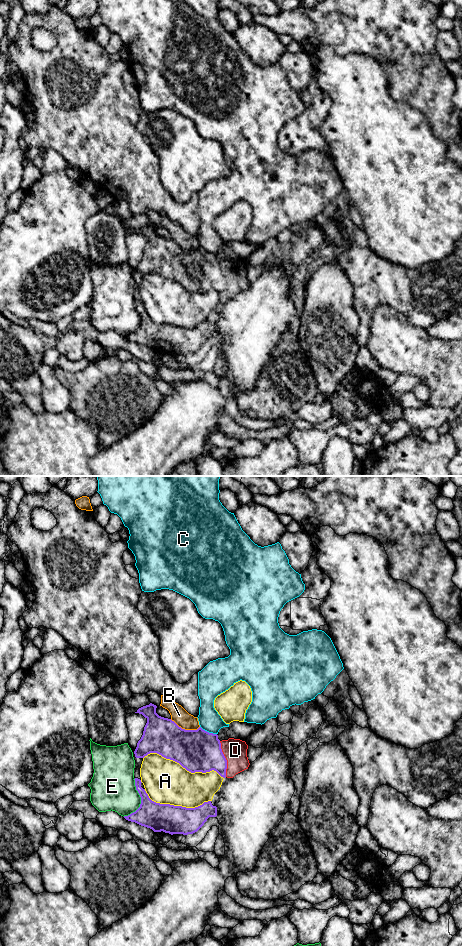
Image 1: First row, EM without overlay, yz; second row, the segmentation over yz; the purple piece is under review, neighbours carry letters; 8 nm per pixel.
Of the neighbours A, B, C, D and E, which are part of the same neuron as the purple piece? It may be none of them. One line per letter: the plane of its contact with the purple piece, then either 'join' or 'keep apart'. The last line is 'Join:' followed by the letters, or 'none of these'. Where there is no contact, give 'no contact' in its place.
A: meets purple in yz; keep apart
B: meets purple in yz; keep apart
C: meets purple in yz; keep apart
D: meets purple in yz; join
E: meets purple in yz; keep apart
Join: D

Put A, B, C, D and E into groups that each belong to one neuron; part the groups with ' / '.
A / B / C / D / E

